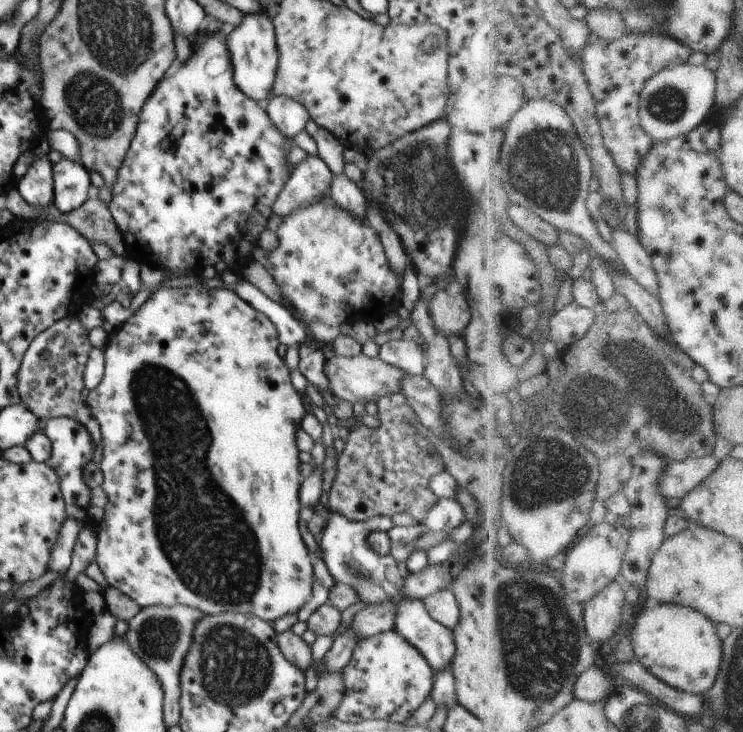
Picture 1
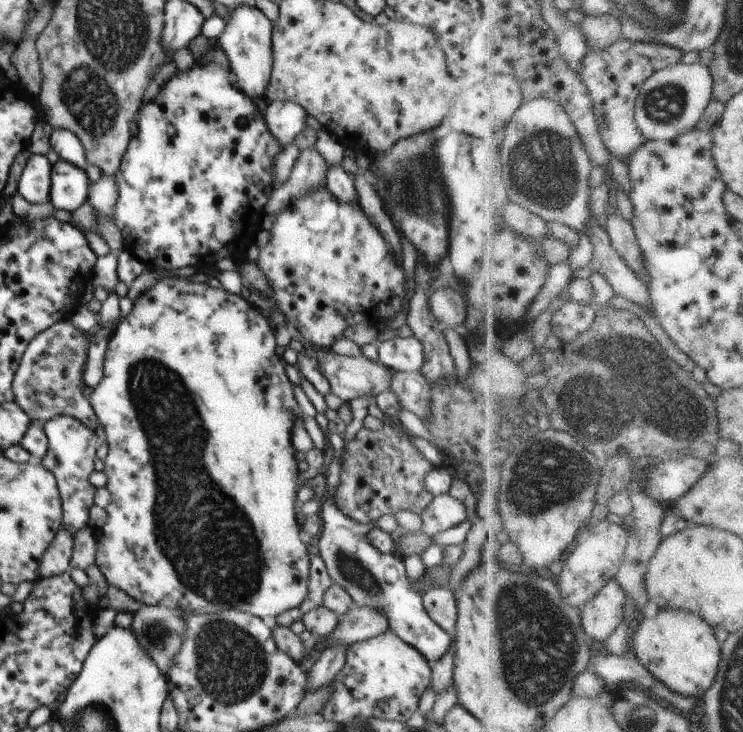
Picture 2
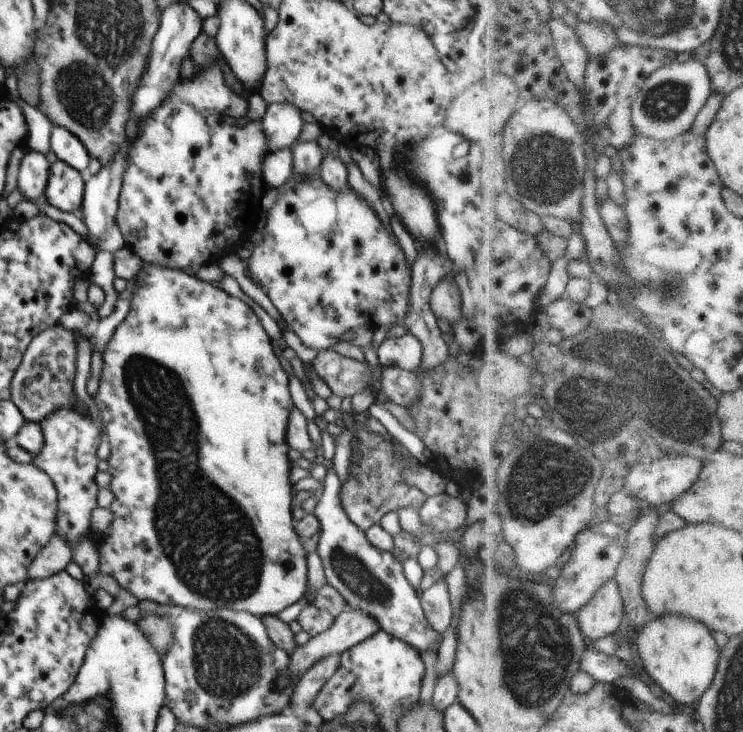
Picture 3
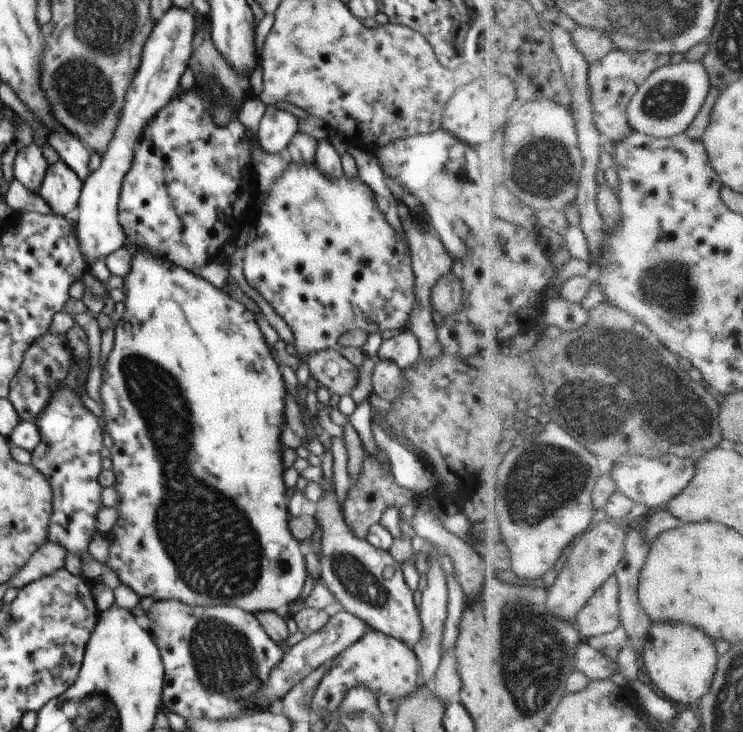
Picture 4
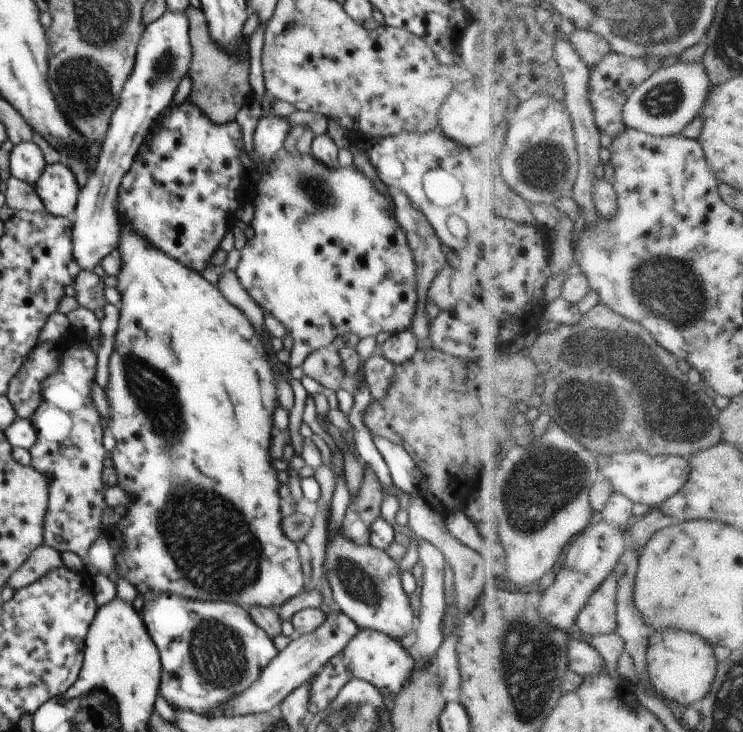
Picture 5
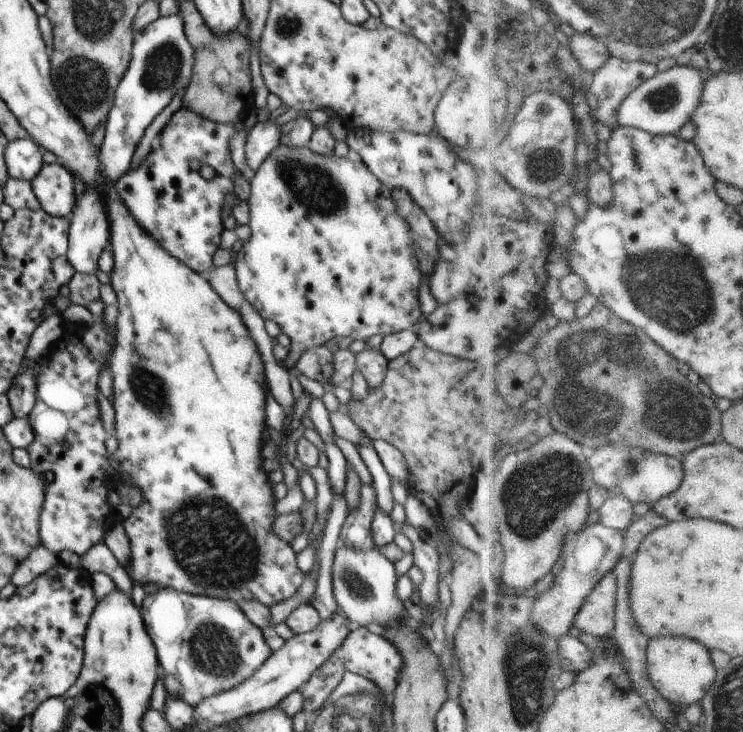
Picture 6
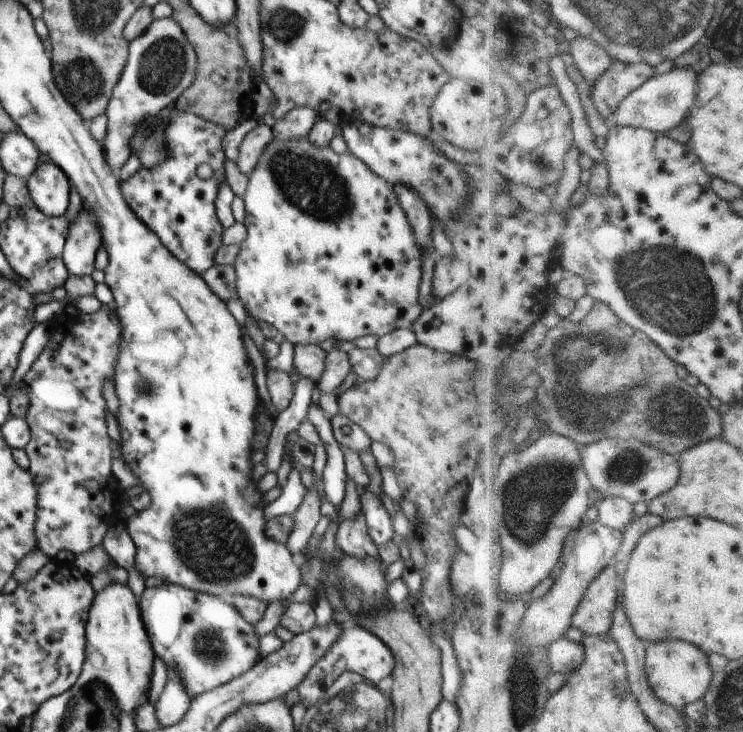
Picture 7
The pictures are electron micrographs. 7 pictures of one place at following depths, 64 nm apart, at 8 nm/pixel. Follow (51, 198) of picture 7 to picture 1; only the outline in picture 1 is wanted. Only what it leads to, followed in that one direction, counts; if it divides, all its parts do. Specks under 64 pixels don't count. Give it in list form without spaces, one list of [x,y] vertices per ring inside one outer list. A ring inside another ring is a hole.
[[[61,158],[52,168],[53,204],[60,212],[69,213],[80,208],[93,195],[90,173],[81,162]]]

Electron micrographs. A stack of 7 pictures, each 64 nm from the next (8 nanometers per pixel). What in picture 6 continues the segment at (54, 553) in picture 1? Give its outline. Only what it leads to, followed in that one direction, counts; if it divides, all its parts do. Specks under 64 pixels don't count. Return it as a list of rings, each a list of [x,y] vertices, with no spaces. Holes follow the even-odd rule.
[[[37,547],[32,550],[28,558],[20,562],[20,565],[12,574],[11,582],[16,587],[27,586],[34,578],[44,574],[46,570],[50,570],[58,562],[58,556],[52,554],[50,550],[46,550],[44,547]]]

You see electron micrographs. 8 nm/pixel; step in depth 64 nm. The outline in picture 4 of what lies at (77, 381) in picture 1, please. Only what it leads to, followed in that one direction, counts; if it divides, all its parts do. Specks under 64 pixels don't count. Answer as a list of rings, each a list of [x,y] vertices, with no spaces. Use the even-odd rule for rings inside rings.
[[[45,333],[36,342],[32,342],[27,353],[24,354],[22,365],[18,373],[10,382],[8,400],[14,406],[21,421],[33,421],[36,416],[48,406],[52,398],[52,390],[58,388],[60,382],[66,380],[72,368],[73,352],[69,346],[66,334]]]

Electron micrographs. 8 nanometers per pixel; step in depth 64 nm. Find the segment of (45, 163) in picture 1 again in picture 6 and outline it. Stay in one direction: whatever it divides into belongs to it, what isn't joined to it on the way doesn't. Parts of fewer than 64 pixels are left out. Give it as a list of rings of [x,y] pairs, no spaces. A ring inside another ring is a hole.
[[[30,137],[8,142],[4,150],[4,161],[10,177],[30,183],[43,166],[39,146]]]

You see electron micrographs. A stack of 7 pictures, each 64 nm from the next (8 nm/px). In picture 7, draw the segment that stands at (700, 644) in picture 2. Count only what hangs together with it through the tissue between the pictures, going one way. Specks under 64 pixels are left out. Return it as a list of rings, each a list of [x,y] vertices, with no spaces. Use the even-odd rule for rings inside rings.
[[[684,640],[650,645],[647,651],[647,672],[656,695],[679,711],[685,711],[688,706],[705,699],[717,674],[710,664],[710,656],[696,644]]]

